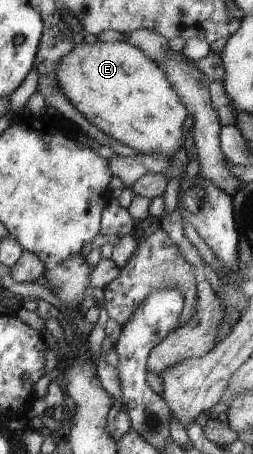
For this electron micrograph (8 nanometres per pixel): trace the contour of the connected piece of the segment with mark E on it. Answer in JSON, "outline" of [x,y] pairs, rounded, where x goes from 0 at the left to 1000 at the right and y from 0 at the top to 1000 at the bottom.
{"outline":[[[308,86],[281,115],[233,134],[217,167],[273,225],[360,273],[482,319],[526,324],[549,337],[632,339],[676,348],[723,324],[715,304],[723,304],[723,269],[743,256],[739,240],[715,229],[648,154],[510,93],[387,88],[372,97],[348,97]]]}

